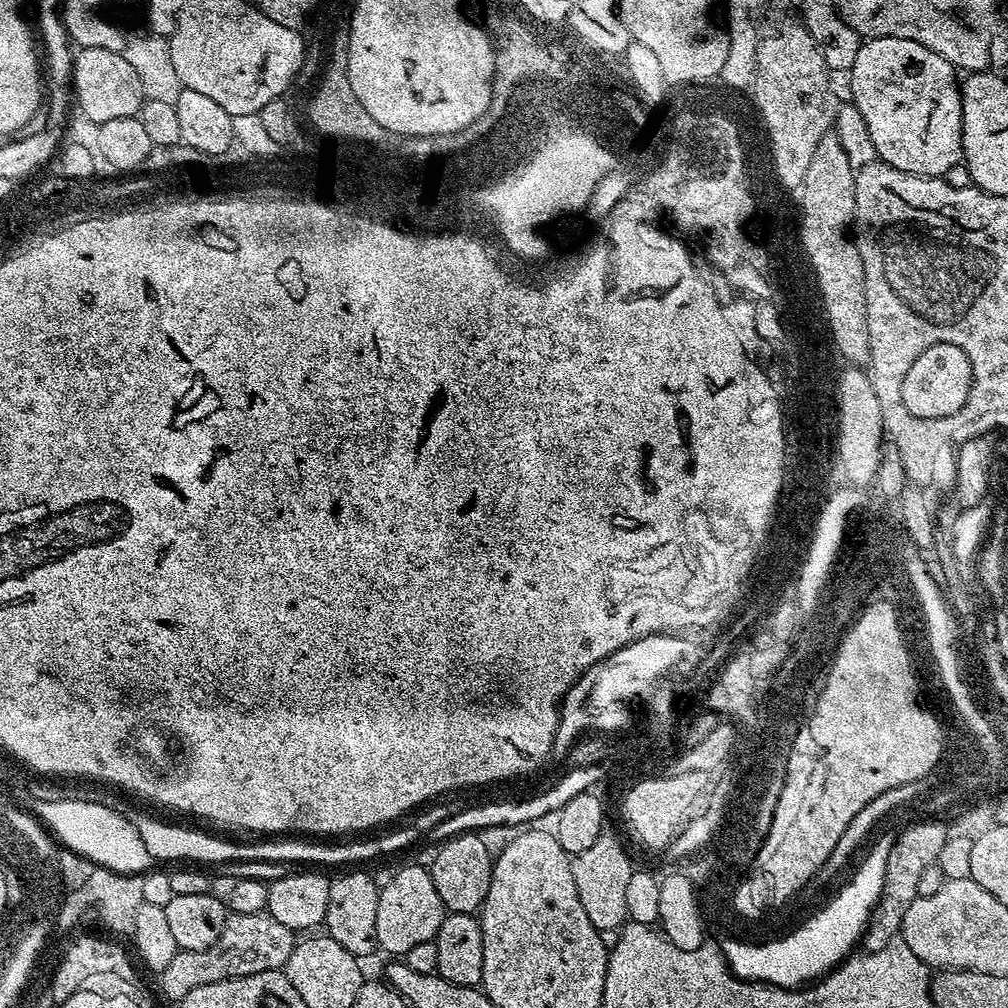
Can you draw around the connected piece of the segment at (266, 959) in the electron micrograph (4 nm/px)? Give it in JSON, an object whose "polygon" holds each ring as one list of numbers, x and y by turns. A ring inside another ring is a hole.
{"polygon":[[266,910,258,914,231,914,214,946,206,946,206,950,176,951,174,958,170,958,170,963,158,974,160,988,166,999,178,1002,197,986,210,986,210,982,262,974,266,970,280,970,296,949,297,943,297,933,282,926,282,922,278,922,278,918]]}

